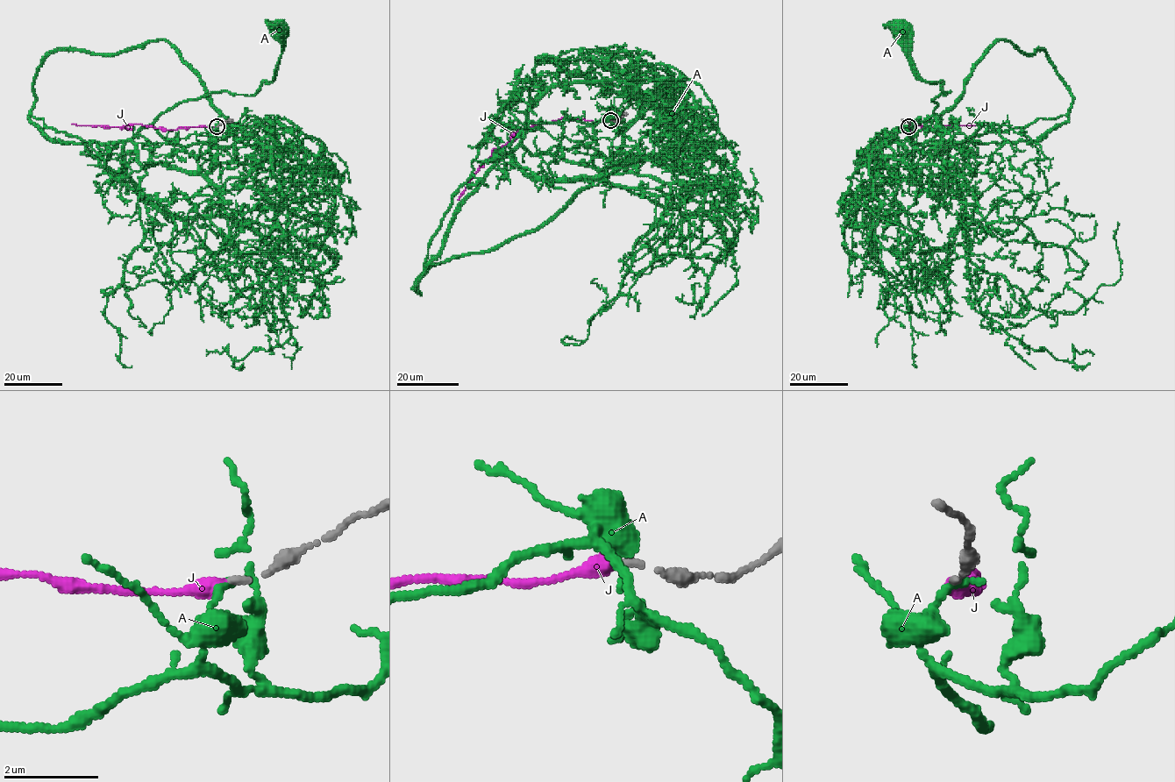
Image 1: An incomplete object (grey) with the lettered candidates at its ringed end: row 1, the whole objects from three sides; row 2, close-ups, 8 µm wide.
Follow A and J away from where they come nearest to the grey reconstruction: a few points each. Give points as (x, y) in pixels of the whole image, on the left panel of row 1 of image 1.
A: (216, 126), (163, 143), (132, 138), (185, 101), (252, 95), (272, 81), (280, 28)
J: (216, 126), (162, 129), (137, 124), (121, 128), (72, 124)

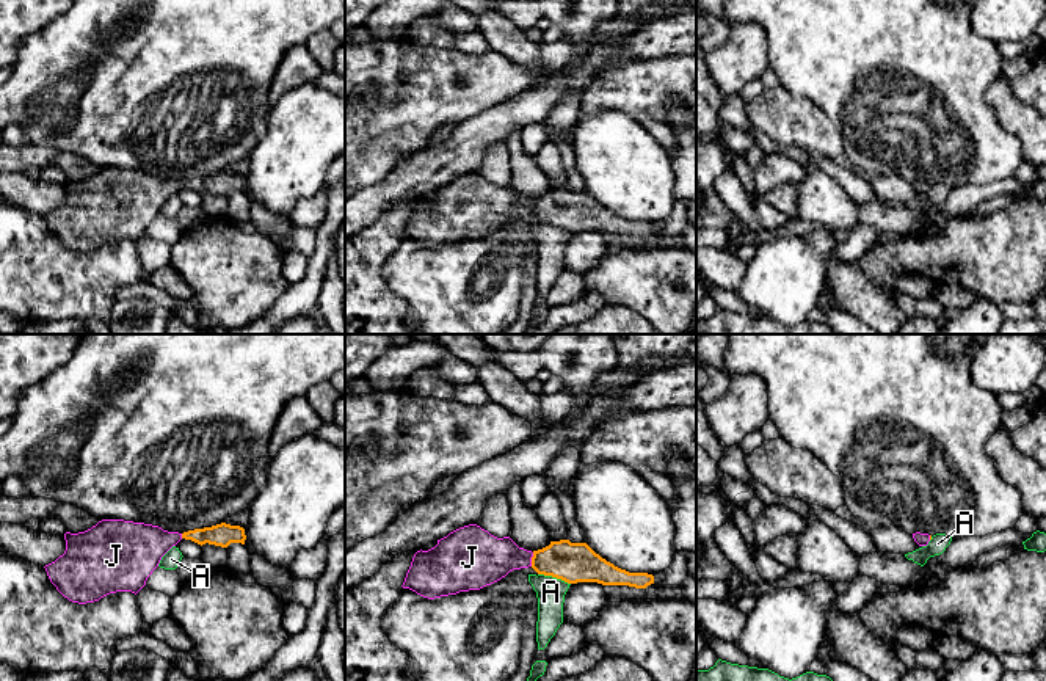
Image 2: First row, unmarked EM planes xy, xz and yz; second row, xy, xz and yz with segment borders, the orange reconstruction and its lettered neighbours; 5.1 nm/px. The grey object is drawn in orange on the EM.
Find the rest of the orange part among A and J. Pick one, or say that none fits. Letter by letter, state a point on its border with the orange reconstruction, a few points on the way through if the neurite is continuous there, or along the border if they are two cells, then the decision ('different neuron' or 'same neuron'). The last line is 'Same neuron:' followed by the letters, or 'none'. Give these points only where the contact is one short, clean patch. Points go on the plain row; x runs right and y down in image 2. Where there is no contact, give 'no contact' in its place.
A: contact xz (554, 225); border xz (538, 222), (560, 226), (570, 233); different neuron
J: contact xz (532, 207); way xz (571, 211), (532, 207), (483, 207); same neuron
Same neuron: J

